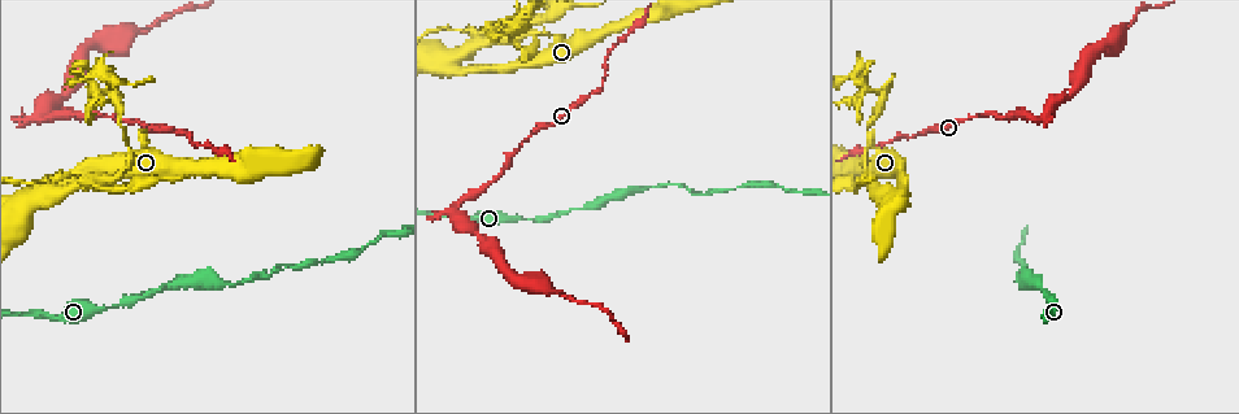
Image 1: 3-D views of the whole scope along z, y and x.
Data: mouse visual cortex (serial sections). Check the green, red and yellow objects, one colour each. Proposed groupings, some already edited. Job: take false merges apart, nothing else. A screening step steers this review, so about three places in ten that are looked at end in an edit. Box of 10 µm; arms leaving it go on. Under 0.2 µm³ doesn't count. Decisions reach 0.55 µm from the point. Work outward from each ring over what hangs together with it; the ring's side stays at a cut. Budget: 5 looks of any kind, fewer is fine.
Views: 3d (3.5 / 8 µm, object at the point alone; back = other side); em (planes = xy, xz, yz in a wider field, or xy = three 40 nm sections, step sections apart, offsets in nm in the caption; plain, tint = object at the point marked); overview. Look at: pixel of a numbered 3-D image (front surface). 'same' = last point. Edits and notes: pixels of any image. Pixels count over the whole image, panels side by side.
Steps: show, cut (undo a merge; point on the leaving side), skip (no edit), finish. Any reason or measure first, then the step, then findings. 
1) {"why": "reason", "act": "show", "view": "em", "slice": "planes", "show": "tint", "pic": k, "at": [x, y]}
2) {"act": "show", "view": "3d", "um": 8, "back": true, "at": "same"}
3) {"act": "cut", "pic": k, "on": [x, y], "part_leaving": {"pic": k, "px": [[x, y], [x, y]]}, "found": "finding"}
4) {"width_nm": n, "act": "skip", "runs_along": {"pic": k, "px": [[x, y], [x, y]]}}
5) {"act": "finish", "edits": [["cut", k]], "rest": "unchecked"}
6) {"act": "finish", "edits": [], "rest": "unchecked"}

{"why": "abrupt turn", "act": "show", "view": "em", "slice": "xy", "step": 3, "show": "tint", "pic": 1, "at": [1043, 118]}

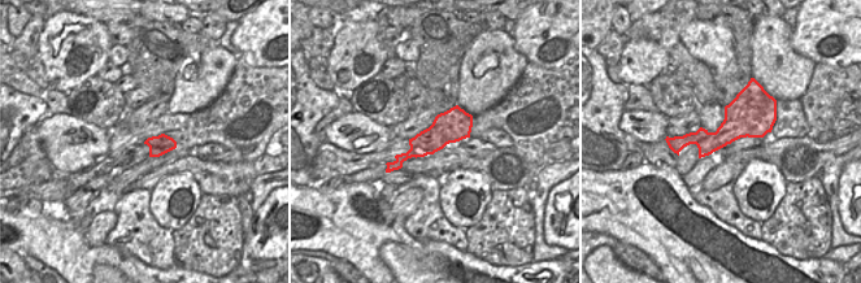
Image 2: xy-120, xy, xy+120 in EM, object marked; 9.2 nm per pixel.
{"act": "show", "view": "3d", "um": 3.5, "at": "same"}

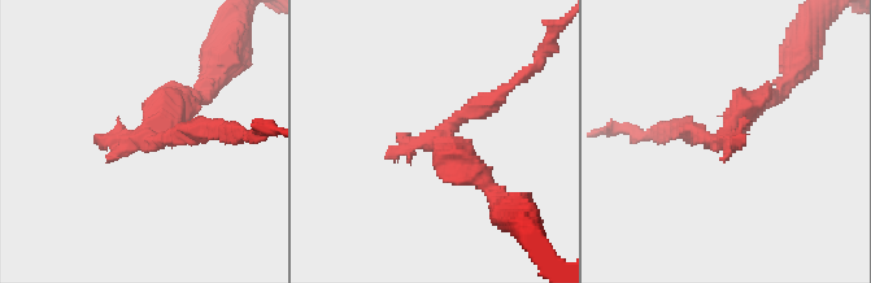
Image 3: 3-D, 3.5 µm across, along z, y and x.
{"act": "cut", "pic": 3, "on": [443, 164], "part_leaving": {"pic": 3, "px": [[453, 121], [441, 140], [497, 204]]}, "found": "two cells meet here"}

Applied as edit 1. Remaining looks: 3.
{"why": "see it whole again", "act": "show", "view": "overview"}

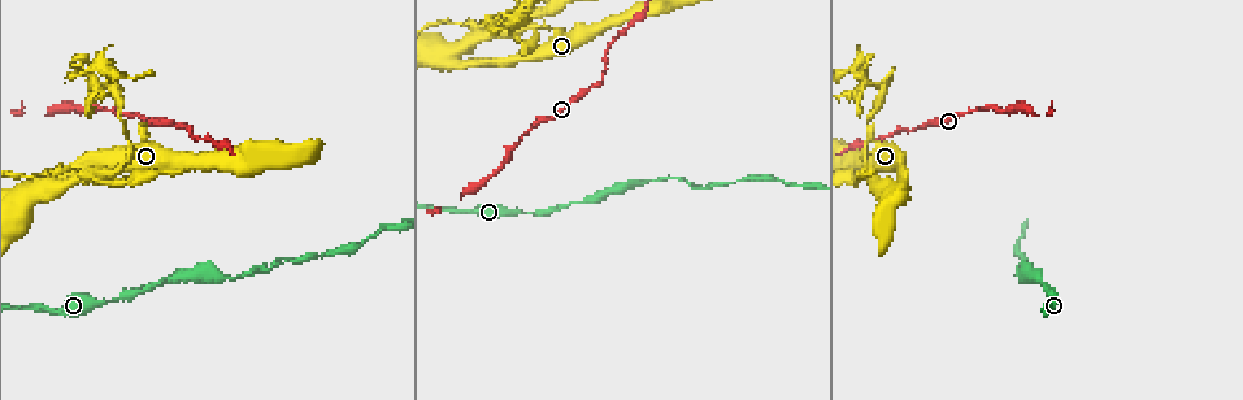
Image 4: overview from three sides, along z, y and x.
{"why": "a narrow waist", "act": "show", "view": "3d", "um": 8, "pic": 4, "at": [115, 298]}

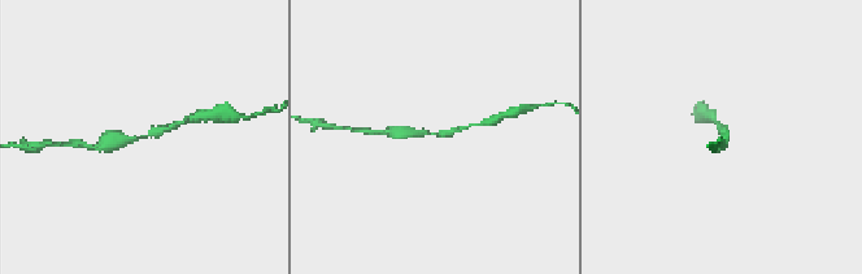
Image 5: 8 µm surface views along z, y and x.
{"act": "show", "view": "em", "slice": "xy", "step": 5, "show": "tint", "at": "same"}

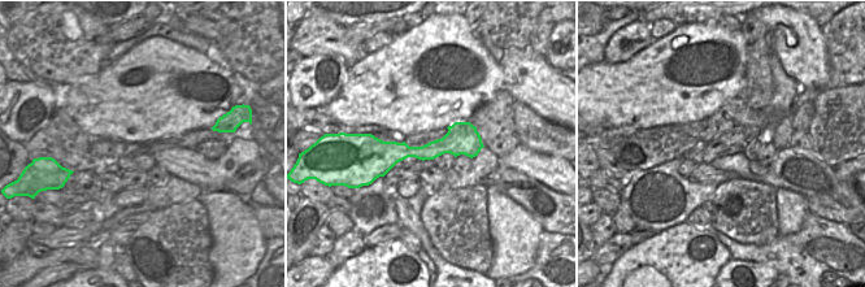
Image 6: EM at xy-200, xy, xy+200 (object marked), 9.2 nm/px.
{"act": "skip", "runs_along": {"pic": 6, "px": [[478, 140], [376, 153]]}, "found": "continuous, no second cell"}

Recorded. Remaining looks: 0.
{"act": "finish", "edits": [["cut", 3]], "rest": "unchecked"}

